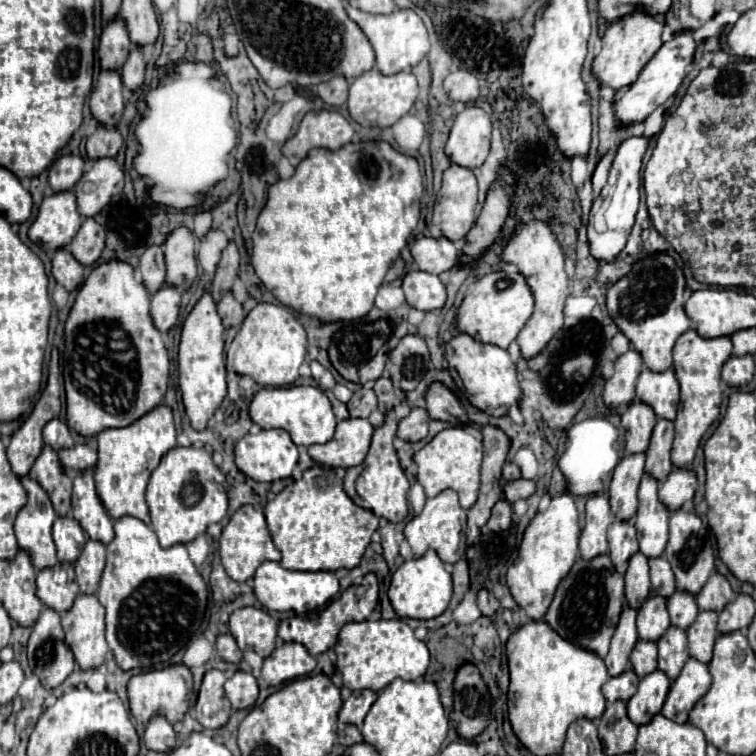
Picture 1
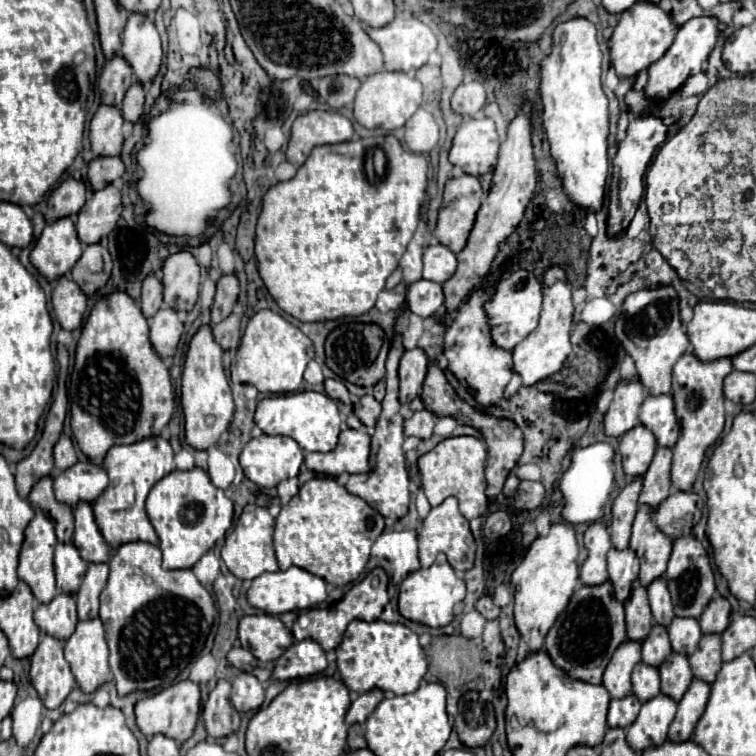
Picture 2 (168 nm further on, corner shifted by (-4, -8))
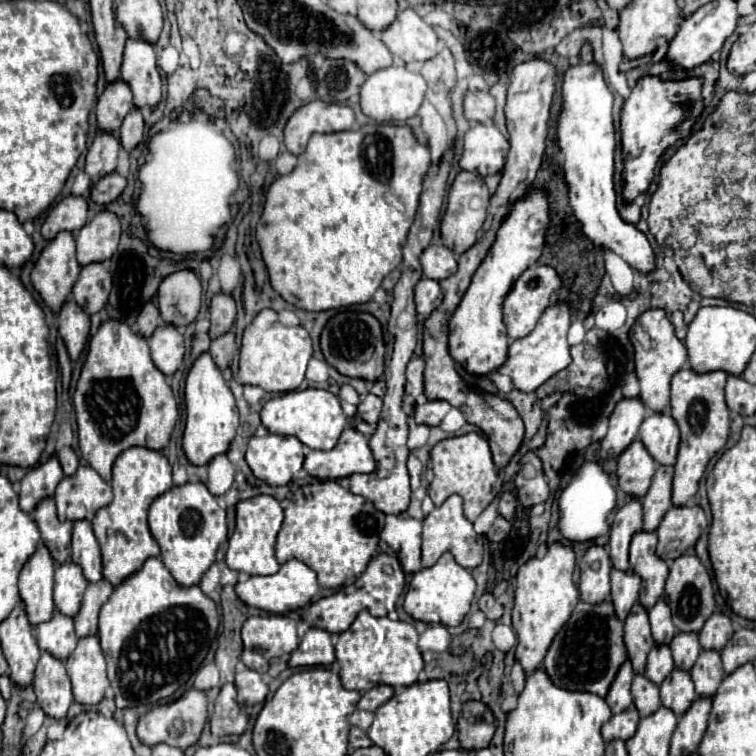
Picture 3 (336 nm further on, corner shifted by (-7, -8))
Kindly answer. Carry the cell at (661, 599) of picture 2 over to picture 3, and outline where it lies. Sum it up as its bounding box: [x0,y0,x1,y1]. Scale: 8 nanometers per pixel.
[649,600,677,646]

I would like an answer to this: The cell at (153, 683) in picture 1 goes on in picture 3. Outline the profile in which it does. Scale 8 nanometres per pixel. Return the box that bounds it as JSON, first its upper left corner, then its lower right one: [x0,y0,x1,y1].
[137,688,207,750]

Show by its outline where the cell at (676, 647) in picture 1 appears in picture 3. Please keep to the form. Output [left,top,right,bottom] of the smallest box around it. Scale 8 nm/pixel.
[659,670,697,716]

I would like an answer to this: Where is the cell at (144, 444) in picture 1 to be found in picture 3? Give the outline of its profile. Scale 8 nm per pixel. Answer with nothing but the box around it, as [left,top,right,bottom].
[91,448,173,586]

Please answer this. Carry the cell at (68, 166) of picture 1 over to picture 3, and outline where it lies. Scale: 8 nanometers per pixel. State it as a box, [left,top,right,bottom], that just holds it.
[41,196,87,242]

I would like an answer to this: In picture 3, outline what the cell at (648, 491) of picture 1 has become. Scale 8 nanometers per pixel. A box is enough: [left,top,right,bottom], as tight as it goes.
[631,532,669,610]

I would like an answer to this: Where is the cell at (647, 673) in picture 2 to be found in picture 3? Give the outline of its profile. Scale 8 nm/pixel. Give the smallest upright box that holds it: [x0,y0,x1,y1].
[631,674,661,718]

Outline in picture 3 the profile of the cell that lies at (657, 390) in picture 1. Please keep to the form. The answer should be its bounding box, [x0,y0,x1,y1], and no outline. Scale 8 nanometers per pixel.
[639,414,679,464]

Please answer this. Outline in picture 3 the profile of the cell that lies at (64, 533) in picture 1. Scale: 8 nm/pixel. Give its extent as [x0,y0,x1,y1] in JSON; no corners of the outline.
[53,562,89,618]

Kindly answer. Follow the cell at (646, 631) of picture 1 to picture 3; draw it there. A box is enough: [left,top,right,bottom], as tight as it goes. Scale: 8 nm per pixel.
[645,646,675,686]

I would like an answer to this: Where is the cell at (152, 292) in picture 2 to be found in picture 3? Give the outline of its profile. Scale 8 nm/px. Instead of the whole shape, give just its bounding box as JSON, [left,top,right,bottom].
[137,302,161,338]

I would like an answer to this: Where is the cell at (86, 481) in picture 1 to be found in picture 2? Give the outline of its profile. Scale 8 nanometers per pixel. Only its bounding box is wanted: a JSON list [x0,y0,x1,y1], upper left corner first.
[72,500,112,562]

